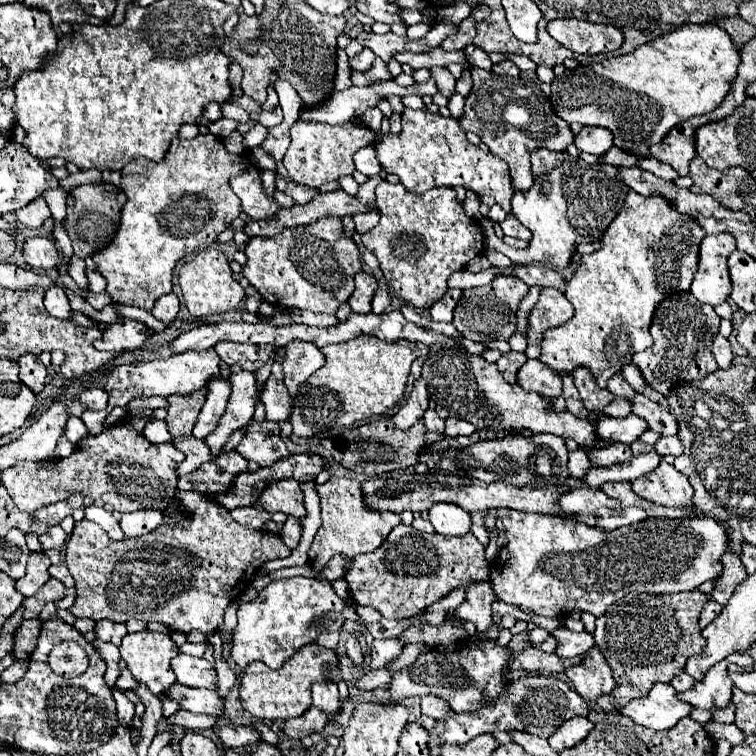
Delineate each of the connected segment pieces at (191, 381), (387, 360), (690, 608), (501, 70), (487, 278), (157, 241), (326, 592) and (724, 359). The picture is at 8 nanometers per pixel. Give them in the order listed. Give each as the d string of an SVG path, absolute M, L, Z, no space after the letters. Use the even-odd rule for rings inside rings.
M207 349L207 351L199 351L199 353L185 351L179 355L165 357L165 359L159 357L159 359L151 359L151 361L133 363L133 365L119 365L117 369L113 369L109 373L109 379L105 385L105 391L109 393L109 407L94 414L88 414L88 410L86 410L80 418L86 425L89 435L98 435L104 429L103 420L110 414L115 405L125 407L125 403L133 397L151 397L151 395L169 397L169 395L195 393L195 391L203 389L211 379L221 377L219 361L221 361L219 355L213 349Z
M361 335L351 341L343 341L337 345L323 347L323 353L327 357L325 365L313 373L313 381L301 383L301 389L297 389L297 397L293 401L293 411L289 415L289 421L293 425L293 433L299 437L313 437L331 429L351 429L355 423L375 419L381 415L387 415L403 397L409 377L409 367L415 359L429 355L429 347L423 343L409 343L409 341L397 341L397 343L385 343L377 337Z
M695 589L675 595L639 595L629 593L621 601L597 619L595 643L599 645L605 661L611 667L615 689L609 695L601 695L597 705L603 711L619 711L629 701L645 697L655 683L671 683L671 679L685 669L691 655L697 655L705 647L705 639L697 625L701 609L709 601L709 595Z
M501 61L501 63L495 63L493 65L493 69L491 69L493 73L499 73L499 75L513 75L513 77L517 77L521 71L519 71L519 67L513 63L513 61Z
M465 269L453 273L447 281L447 289L469 289L469 287L479 287L479 285L487 285L493 281L493 277L497 275L497 269L489 269L483 273L469 273Z
M211 133L197 135L195 139L173 139L167 157L159 163L145 157L133 159L121 169L121 189L127 193L127 203L121 211L121 227L113 239L113 245L93 255L101 275L107 279L107 293L117 305L133 305L141 309L153 309L153 303L171 291L173 267L183 255L191 255L199 247L215 243L217 235L225 231L231 221L242 212L240 200L231 193L229 179L249 169L263 173L263 169L251 151L245 155L233 155L225 149L223 141Z
M315 577L271 581L259 591L257 599L239 605L239 623L233 631L231 657L241 669L253 661L263 661L271 669L281 669L299 647L313 643L321 633L341 631L345 623L345 607L345 601L335 593L331 581L315 581Z
M717 333L717 335L713 337L711 351L713 351L715 361L717 361L717 365L719 365L721 369L727 369L727 367L731 365L731 359L733 359L733 355L731 355L731 347L729 347L729 341L727 341L721 333Z

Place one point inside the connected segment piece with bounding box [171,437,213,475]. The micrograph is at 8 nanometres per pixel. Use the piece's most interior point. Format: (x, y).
(196, 452)

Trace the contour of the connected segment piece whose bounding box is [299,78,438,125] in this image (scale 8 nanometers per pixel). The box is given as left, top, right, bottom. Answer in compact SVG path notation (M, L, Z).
M434 79L425 83L415 83L411 87L401 87L395 81L385 83L373 83L369 87L351 87L345 91L335 91L331 99L327 99L321 105L315 105L311 109L301 109L299 119L303 121L321 121L321 123L345 123L349 119L359 117L365 109L375 107L381 99L387 99L389 95L429 95L433 96L438 92Z

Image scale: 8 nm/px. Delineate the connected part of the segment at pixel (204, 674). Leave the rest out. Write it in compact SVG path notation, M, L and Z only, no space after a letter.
M179 653L179 657L171 661L171 667L177 675L177 683L181 685L207 687L207 689L215 687L215 677L217 677L215 667L203 657L191 657Z

